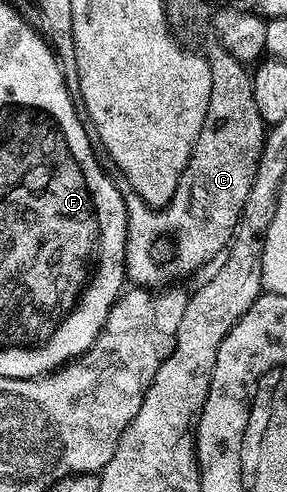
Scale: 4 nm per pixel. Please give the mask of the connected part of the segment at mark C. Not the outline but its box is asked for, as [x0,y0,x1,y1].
[119,50,267,284]

